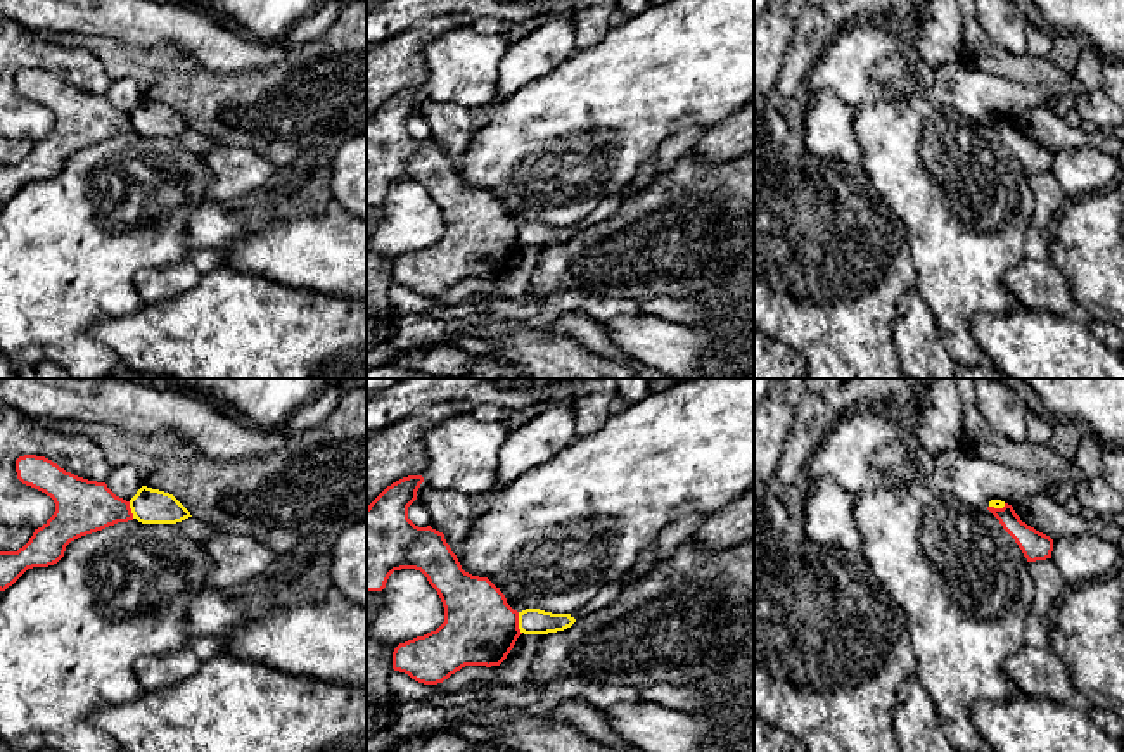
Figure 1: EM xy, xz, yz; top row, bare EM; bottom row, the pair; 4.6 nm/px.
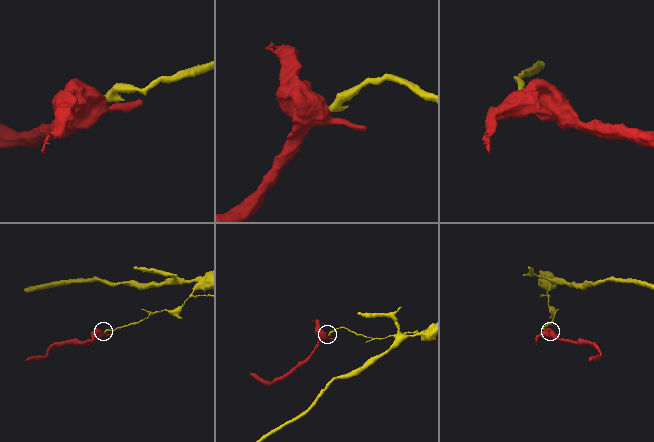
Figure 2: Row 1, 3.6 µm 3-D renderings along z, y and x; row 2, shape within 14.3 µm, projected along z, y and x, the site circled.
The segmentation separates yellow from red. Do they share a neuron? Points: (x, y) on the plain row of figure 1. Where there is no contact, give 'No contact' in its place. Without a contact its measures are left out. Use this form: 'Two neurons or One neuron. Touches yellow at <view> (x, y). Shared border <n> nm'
Two neurons. Touches yellow at xz (519, 235). Shared border 110 nm

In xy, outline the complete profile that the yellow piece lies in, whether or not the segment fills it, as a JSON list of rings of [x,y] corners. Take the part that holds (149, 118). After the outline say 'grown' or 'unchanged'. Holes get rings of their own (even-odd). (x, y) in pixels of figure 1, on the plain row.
[[[147,99],[130,112],[130,121],[142,137],[176,137],[192,130],[173,107]]]; unchanged

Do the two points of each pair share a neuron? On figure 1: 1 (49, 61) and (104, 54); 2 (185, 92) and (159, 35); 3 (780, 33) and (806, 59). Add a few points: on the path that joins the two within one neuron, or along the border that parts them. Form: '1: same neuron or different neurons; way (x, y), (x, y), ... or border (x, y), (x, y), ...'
1: different neurons; border (57, 44), (87, 49), (111, 80)
2: different neurons; border (125, 42), (140, 47), (182, 49), (201, 64)
3: different neurons; border (789, 18), (792, 38), (777, 80)

